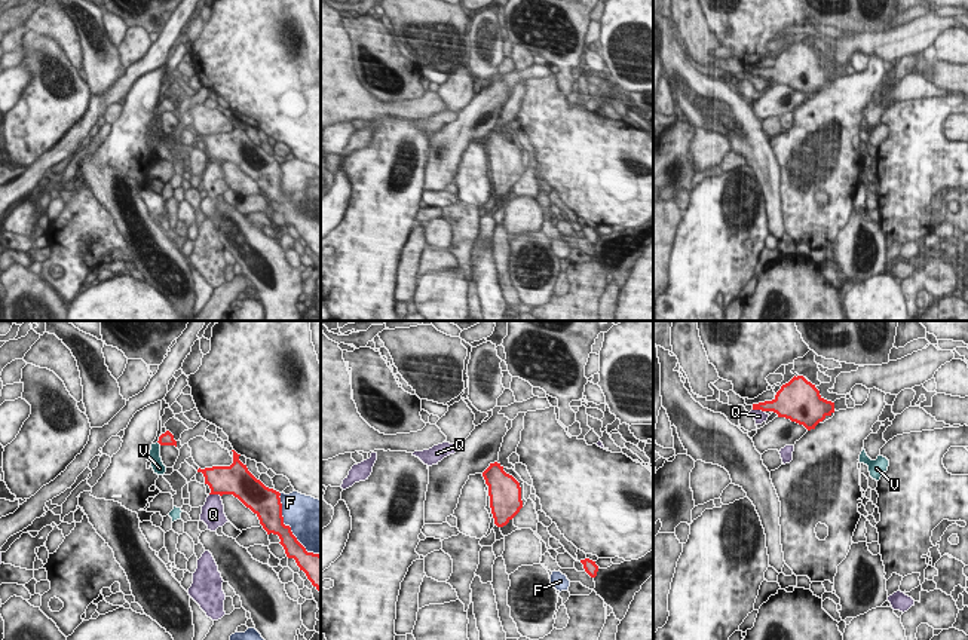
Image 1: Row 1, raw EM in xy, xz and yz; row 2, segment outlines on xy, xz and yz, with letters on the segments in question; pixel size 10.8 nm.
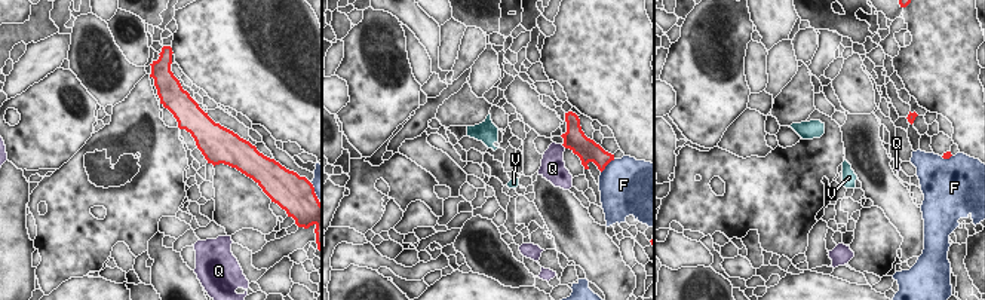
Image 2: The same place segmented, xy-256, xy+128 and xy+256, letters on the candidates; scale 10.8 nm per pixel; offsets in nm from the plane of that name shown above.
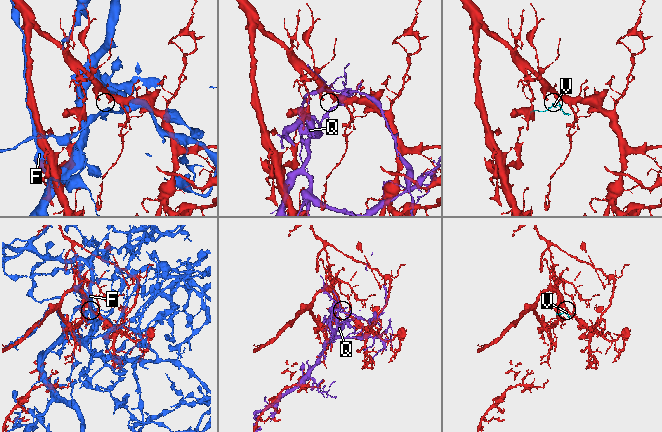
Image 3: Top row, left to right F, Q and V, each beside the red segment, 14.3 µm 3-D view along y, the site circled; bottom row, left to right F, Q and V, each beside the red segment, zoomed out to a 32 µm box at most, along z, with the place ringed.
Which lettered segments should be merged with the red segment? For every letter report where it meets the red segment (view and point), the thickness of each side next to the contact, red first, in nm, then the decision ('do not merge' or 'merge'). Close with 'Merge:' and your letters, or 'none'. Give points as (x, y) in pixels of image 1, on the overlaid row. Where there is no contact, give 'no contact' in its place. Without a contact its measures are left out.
F: contact xy (290, 527); calibres 260 and 500 nm; do not merge
Q: contact xy (216, 493); calibres 320 and 260 nm; do not merge
V: contact xy (159, 443); calibres 140 and 130 nm; do not merge
Merge: none

